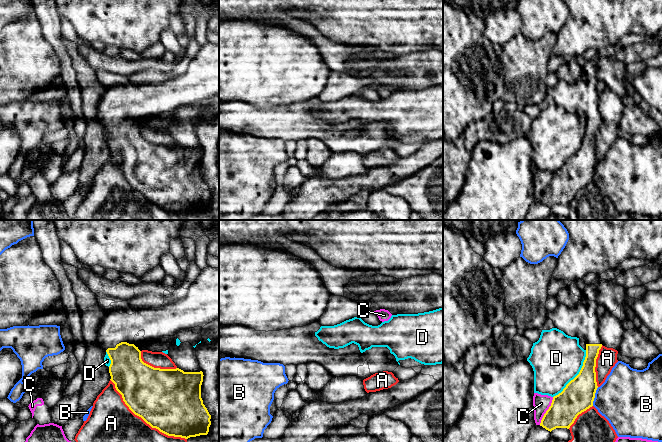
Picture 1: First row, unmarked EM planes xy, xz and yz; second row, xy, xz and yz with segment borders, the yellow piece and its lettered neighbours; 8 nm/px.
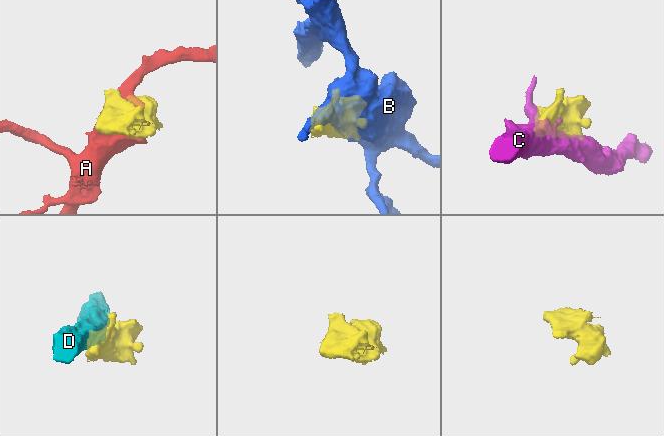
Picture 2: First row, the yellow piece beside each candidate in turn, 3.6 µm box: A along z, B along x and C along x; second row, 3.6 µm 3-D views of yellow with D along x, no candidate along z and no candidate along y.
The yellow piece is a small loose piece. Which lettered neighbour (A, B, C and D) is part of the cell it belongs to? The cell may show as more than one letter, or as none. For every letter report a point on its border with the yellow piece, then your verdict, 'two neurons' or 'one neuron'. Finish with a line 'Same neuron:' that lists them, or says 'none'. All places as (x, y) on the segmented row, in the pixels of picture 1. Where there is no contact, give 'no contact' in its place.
A: xy (143, 419) | two neurons
B: yz (594, 396) | two neurons
C: yz (546, 411) | two neurons
D: yz (577, 375) | two neurons
Same neuron: none

